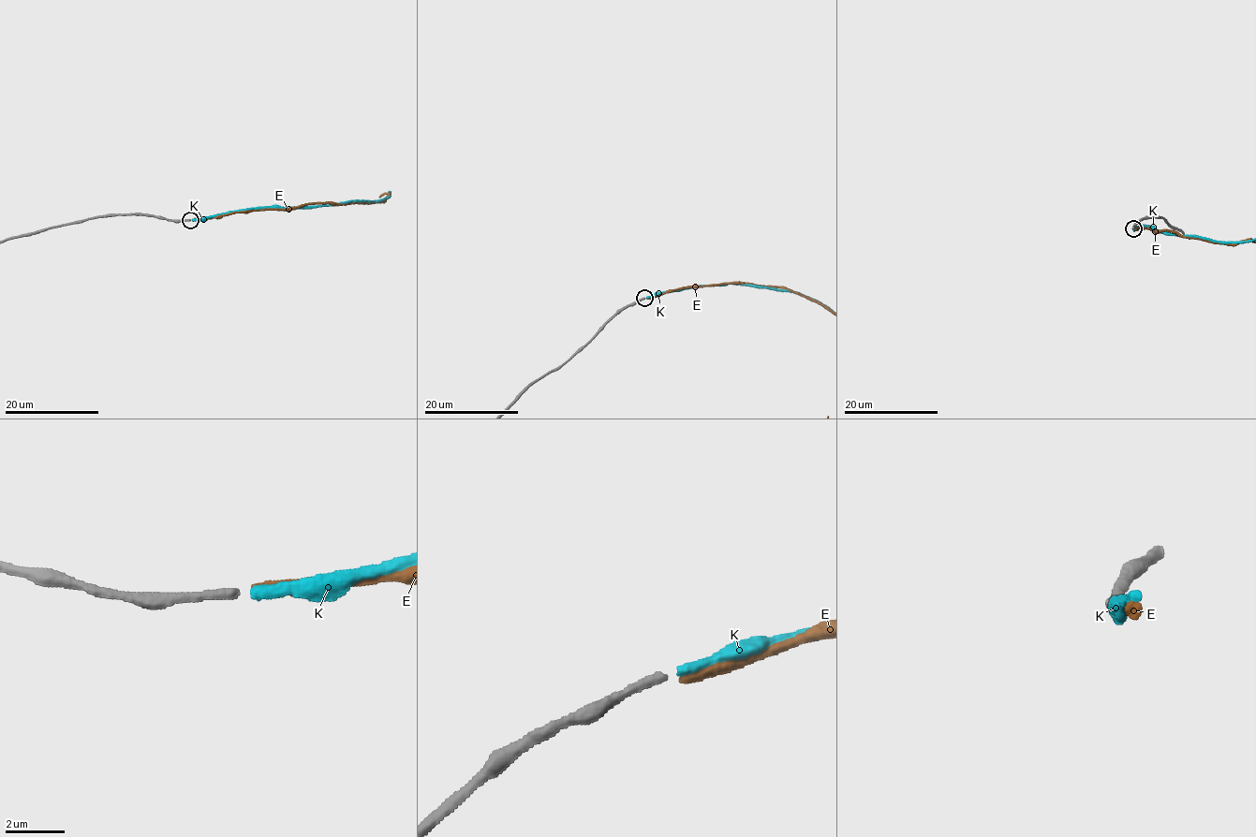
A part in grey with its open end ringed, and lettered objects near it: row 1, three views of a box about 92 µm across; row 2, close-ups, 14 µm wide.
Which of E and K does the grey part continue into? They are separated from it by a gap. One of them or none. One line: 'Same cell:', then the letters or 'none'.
Same cell: K

